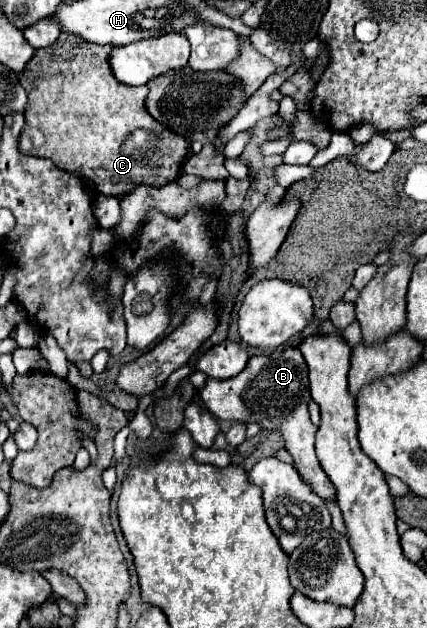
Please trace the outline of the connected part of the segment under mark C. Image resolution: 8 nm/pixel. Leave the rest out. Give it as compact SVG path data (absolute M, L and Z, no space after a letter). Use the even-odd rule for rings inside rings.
M61 33L51 47L35 51L33 59L19 75L19 81L29 95L19 149L27 155L51 159L63 171L77 171L83 177L91 179L97 185L99 193L119 197L137 185L159 187L173 181L189 151L189 143L185 139L163 139L165 127L159 125L145 109L145 97L149 89L119 83L109 65L111 51L113 45L87 43L79 35L67 33Z

